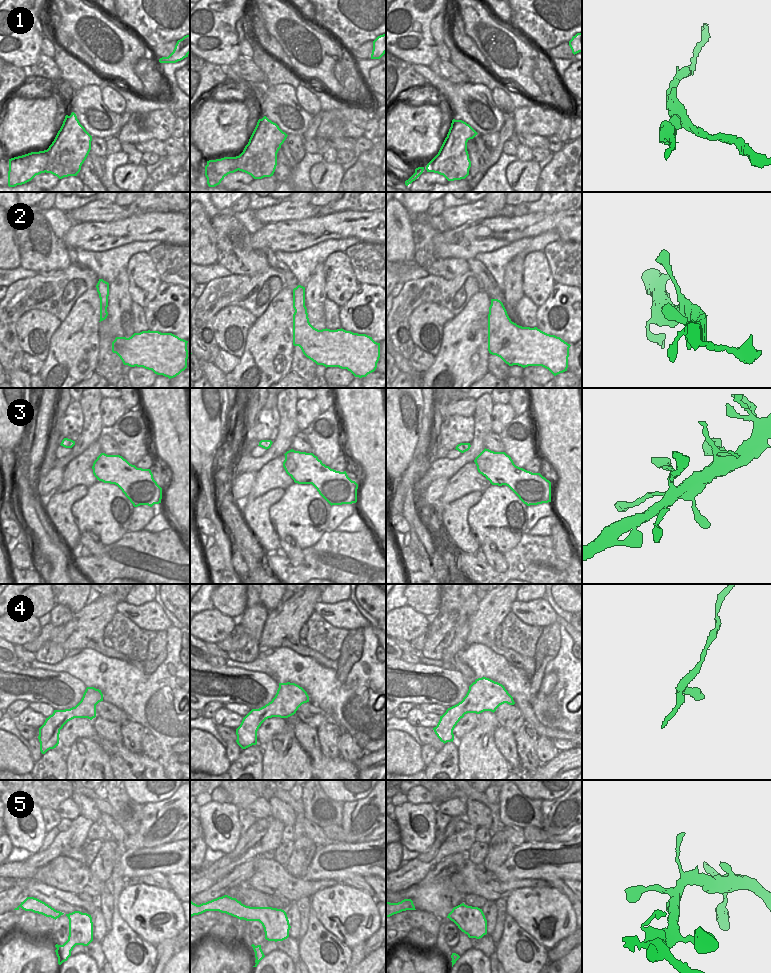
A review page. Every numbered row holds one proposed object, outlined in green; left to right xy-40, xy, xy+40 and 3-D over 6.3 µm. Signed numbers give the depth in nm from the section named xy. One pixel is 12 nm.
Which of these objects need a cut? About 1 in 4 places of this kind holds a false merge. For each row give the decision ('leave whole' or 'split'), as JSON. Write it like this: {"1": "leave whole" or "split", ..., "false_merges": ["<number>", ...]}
{"1": "split", "2": "leave whole", "3": "leave whole", "4": "leave whole", "5": "leave whole", "false_merges": ["1"]}

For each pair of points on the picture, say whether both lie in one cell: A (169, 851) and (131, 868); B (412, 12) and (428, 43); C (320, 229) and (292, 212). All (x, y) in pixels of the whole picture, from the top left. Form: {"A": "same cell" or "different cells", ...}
{"A": "same cell", "B": "same cell", "C": "different cells"}

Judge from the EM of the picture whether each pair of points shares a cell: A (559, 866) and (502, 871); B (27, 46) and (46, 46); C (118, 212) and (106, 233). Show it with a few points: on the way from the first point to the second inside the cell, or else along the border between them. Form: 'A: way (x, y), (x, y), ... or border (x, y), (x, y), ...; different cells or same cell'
A: way (545, 866), (537, 866), (533, 869), (516, 869); same cell
B: border (44, 37), (41, 42), (40, 52); different cells
C: border (134, 213), (113, 221), (88, 222); different cells

